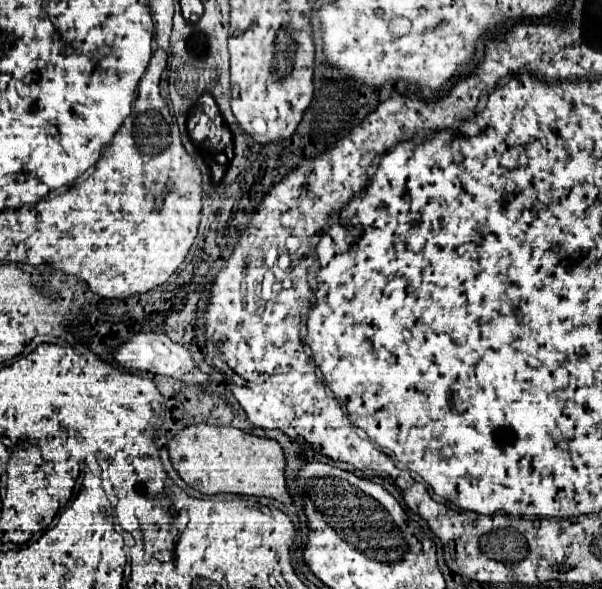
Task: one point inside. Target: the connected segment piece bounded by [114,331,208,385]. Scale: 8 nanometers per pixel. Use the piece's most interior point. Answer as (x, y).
(152, 352)

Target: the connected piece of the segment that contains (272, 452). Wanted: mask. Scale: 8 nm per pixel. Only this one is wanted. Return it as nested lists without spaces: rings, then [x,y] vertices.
[[[198,423],[178,431],[168,443],[168,453],[180,479],[204,495],[234,493],[270,497],[280,503],[292,501],[284,479],[286,461],[278,441],[254,437],[234,427]]]

